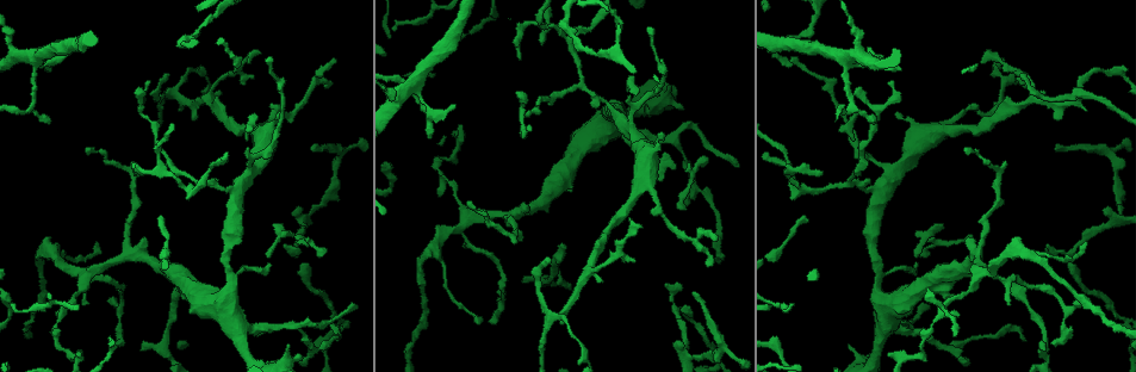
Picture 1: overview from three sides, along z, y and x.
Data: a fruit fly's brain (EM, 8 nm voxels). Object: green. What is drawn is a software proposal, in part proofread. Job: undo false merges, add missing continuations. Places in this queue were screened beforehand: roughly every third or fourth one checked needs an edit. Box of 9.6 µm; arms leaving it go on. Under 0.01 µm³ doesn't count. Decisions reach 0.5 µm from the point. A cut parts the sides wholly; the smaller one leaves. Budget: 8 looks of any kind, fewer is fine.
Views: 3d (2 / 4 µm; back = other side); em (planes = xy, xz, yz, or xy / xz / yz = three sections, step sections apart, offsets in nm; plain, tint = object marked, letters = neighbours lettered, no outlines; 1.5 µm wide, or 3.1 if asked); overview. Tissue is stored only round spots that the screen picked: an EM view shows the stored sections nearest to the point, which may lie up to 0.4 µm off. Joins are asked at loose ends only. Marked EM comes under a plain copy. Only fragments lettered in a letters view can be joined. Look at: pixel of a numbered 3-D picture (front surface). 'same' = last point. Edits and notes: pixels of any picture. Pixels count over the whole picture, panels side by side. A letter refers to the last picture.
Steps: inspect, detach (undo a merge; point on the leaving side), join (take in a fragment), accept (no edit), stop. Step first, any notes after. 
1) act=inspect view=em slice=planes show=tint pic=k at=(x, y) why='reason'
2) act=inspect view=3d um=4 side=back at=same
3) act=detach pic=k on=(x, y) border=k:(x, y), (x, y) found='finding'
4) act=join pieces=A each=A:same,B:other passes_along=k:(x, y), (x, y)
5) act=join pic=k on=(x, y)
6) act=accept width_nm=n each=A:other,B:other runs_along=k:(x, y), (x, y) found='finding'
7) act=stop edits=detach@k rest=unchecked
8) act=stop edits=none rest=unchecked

act=inspect view=3d um=2 pic=1 at=(853, 102) why='branch point'

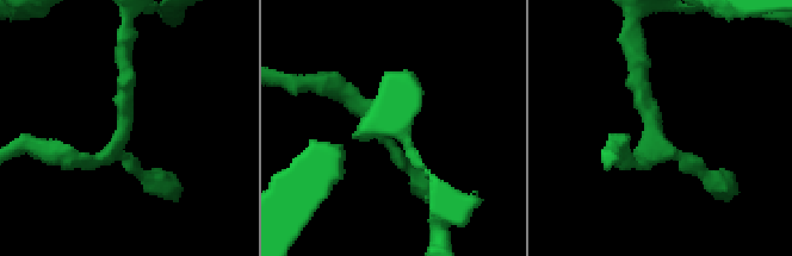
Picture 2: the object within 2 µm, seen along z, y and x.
act=inspect view=em slice=planes show=letters pic=2 at=(123, 133)

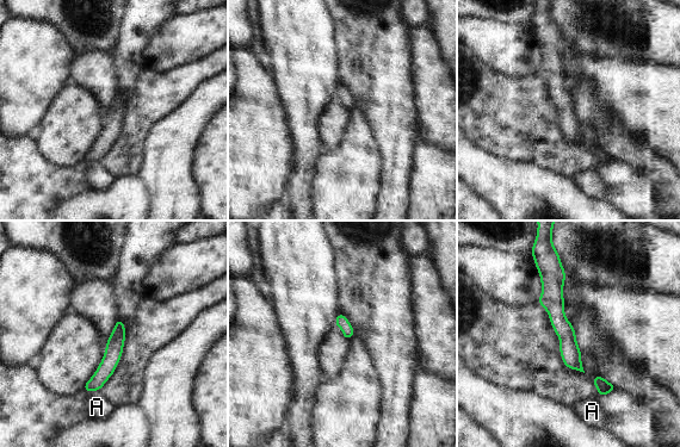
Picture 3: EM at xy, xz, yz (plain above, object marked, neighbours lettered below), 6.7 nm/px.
act=accept each=A:other runs_along=3:(558, 286), (556, 316), (579, 367) found='continuous, no second neuron'

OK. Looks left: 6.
act=inspect view=3d um=2 pic=1 at=(1055, 116) why='branch stops here'

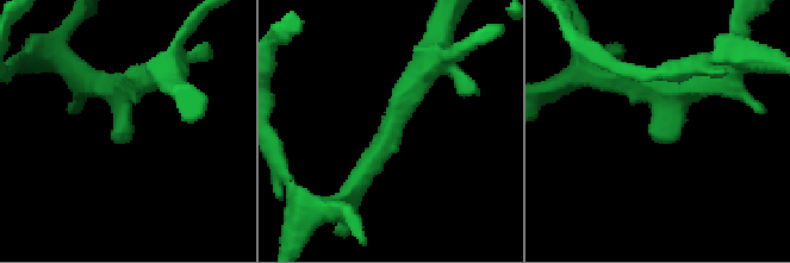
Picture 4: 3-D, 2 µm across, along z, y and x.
act=inspect view=em slice=planes show=letters pic=4 at=(649, 133) arm_widths_nm=200,240 why='need the tissue'

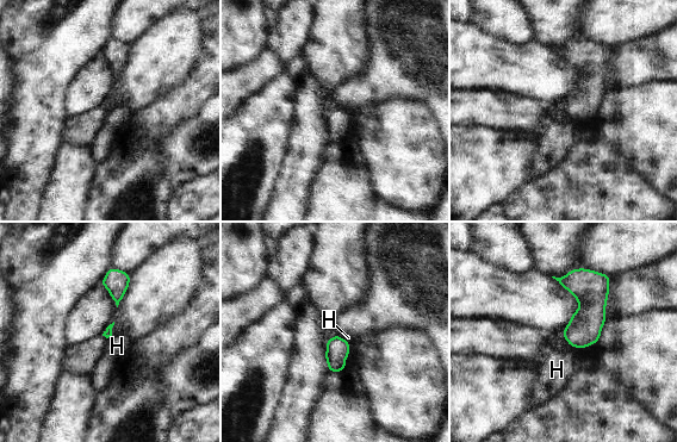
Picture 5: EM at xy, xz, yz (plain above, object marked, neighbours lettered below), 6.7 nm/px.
act=accept each=H:other found='no lettered fragment goes on from it'

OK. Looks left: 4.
act=inspect view=em slice=xy step=4 show=tint pic=1 at=(822, 174) why='tapers out'

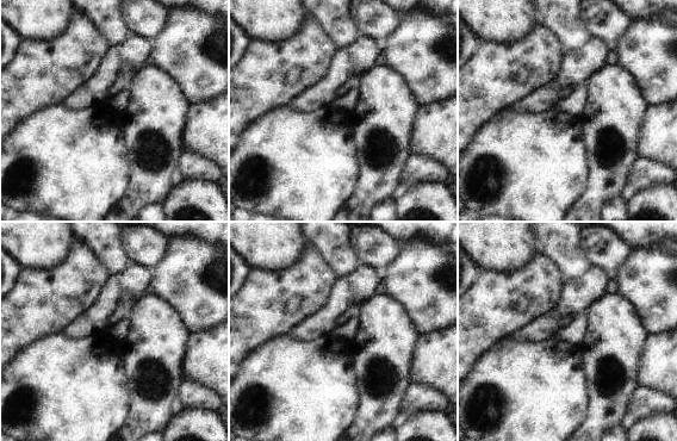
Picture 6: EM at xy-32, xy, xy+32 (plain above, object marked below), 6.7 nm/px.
act=inspect view=em slice=planes show=letters at=same

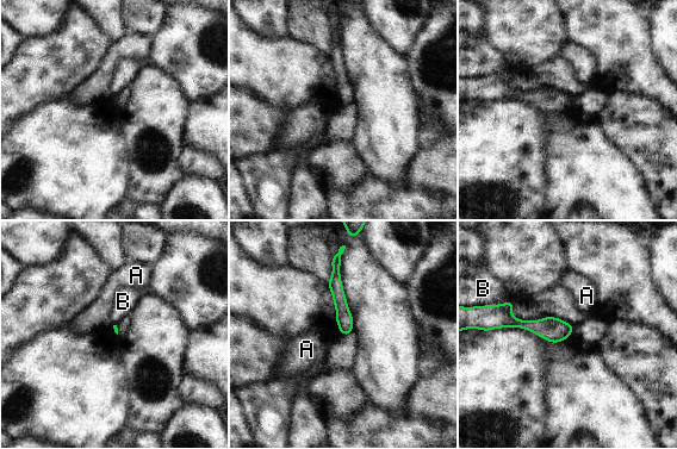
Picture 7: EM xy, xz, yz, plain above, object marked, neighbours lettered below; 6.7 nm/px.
act=accept each=A:other,B:other found='none of them fits'

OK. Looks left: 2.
act=stop edits=none rest=unchecked

